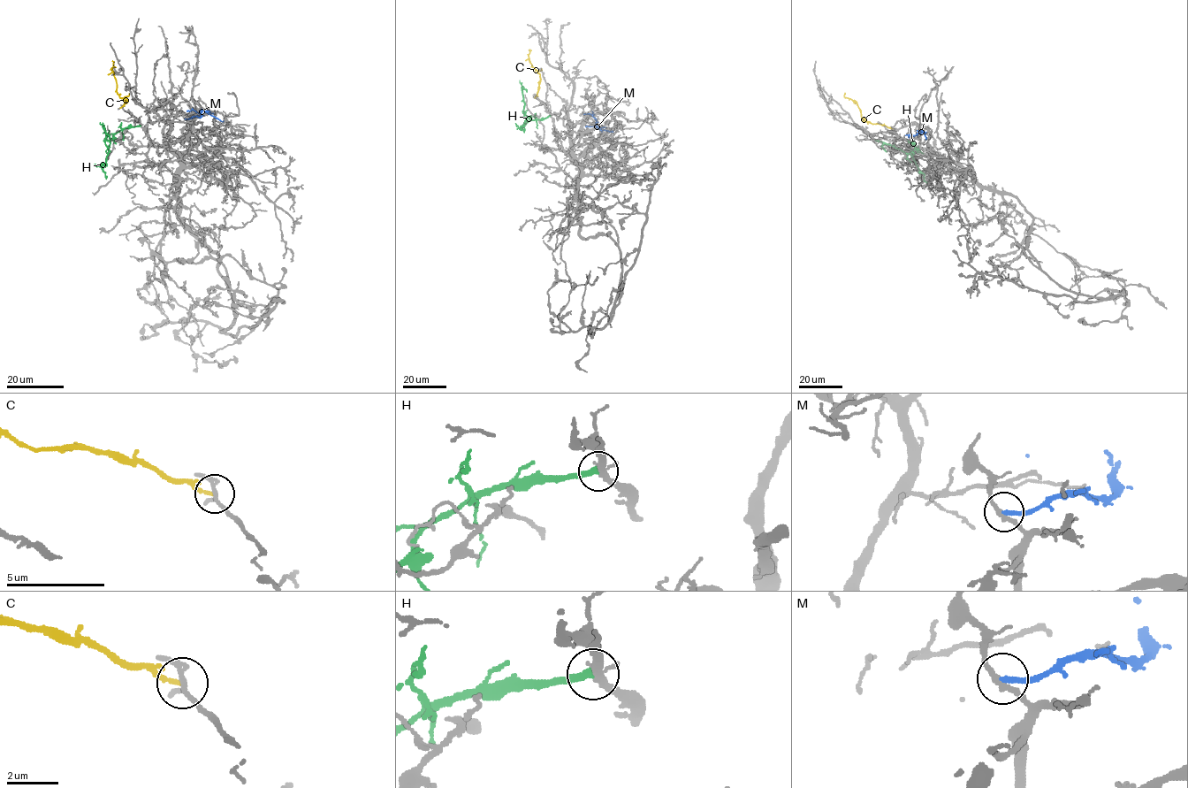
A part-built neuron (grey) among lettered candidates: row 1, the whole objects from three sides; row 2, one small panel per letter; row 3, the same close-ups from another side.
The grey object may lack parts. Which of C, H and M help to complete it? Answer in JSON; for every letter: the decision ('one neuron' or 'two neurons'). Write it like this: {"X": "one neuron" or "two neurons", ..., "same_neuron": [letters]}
{"C": "two neurons", "H": "two neurons", "M": "two neurons", "same_neuron": []}

